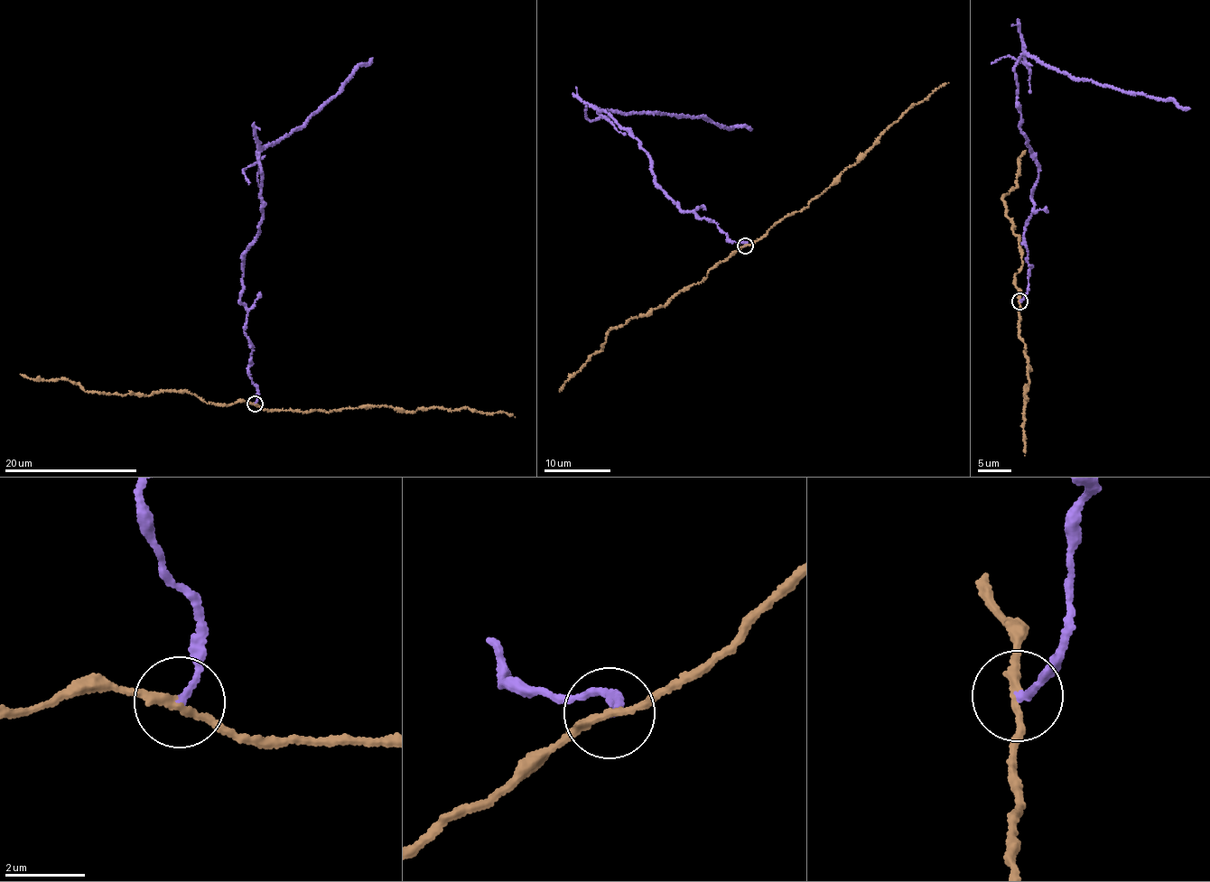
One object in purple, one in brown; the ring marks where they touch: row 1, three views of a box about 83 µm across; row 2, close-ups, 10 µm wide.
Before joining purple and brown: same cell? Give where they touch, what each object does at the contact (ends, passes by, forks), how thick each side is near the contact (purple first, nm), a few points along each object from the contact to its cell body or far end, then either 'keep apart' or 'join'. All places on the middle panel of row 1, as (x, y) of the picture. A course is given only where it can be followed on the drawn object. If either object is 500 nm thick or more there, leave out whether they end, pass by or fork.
place (745, 246); purple ends; brown passes by; calibres 150 and 180 nm; course purple (746, 246), (732, 242), (713, 221), (676, 206), (654, 181), (639, 143), (599, 109), (702, 116), (752, 129); course brown (746, 246), (808, 206), (810, 200), (835, 184), (842, 171), (854, 164), (888, 127), (948, 82); keep apart

